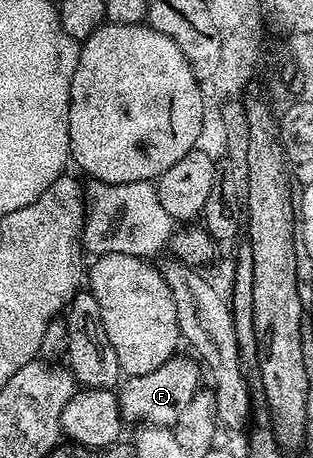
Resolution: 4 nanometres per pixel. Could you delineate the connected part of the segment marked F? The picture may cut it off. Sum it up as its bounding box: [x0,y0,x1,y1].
[118,356,201,427]

